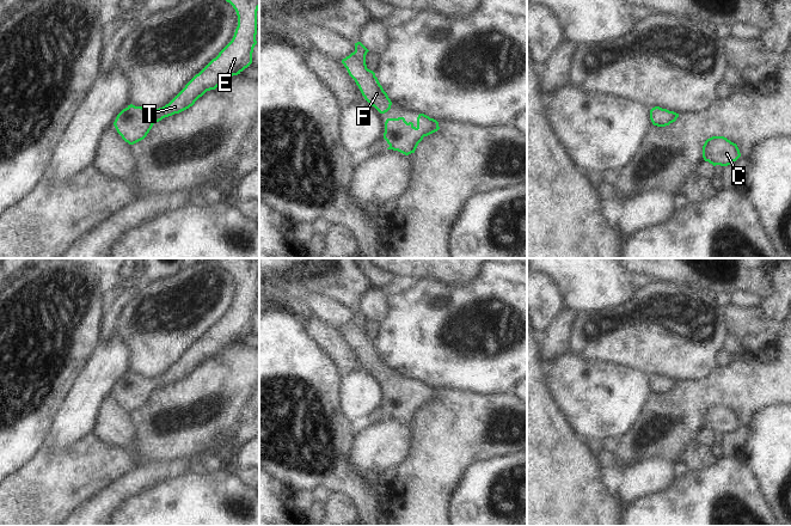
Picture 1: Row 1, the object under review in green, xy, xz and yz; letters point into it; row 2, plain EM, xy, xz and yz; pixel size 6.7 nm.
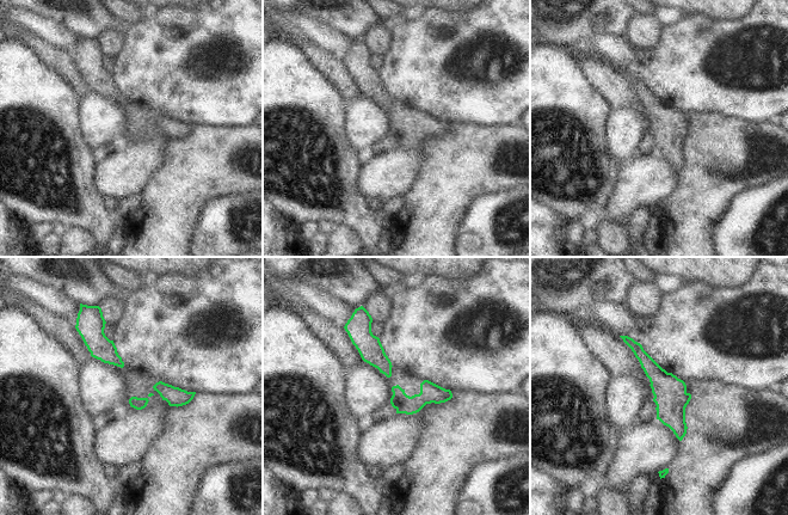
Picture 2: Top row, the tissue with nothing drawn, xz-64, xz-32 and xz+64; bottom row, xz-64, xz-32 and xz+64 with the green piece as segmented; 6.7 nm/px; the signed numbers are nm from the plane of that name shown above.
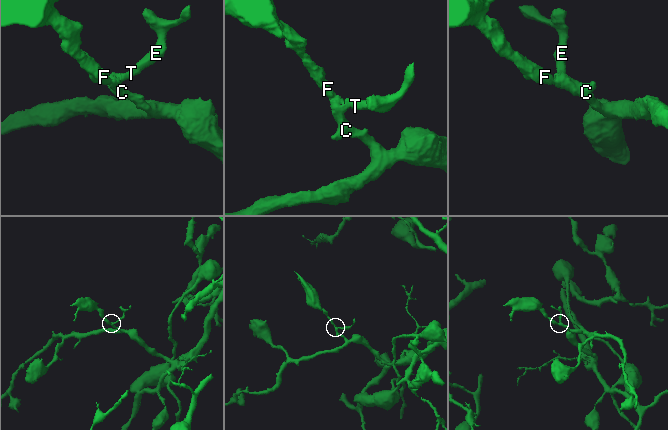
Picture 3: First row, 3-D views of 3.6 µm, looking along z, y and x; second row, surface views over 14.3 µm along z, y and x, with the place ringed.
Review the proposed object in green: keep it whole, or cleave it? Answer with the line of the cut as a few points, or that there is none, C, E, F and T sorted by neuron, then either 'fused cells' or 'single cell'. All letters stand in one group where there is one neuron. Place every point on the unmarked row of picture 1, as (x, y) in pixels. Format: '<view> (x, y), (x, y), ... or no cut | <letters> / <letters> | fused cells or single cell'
no cut | C E F T | single cell

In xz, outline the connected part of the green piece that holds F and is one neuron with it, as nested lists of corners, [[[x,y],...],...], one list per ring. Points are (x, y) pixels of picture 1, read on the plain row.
[[[355,311],[355,319],[342,328],[349,343],[355,348],[364,367],[380,381],[391,377],[392,369],[380,353],[375,341],[367,336],[366,323],[369,318],[361,311]]]

